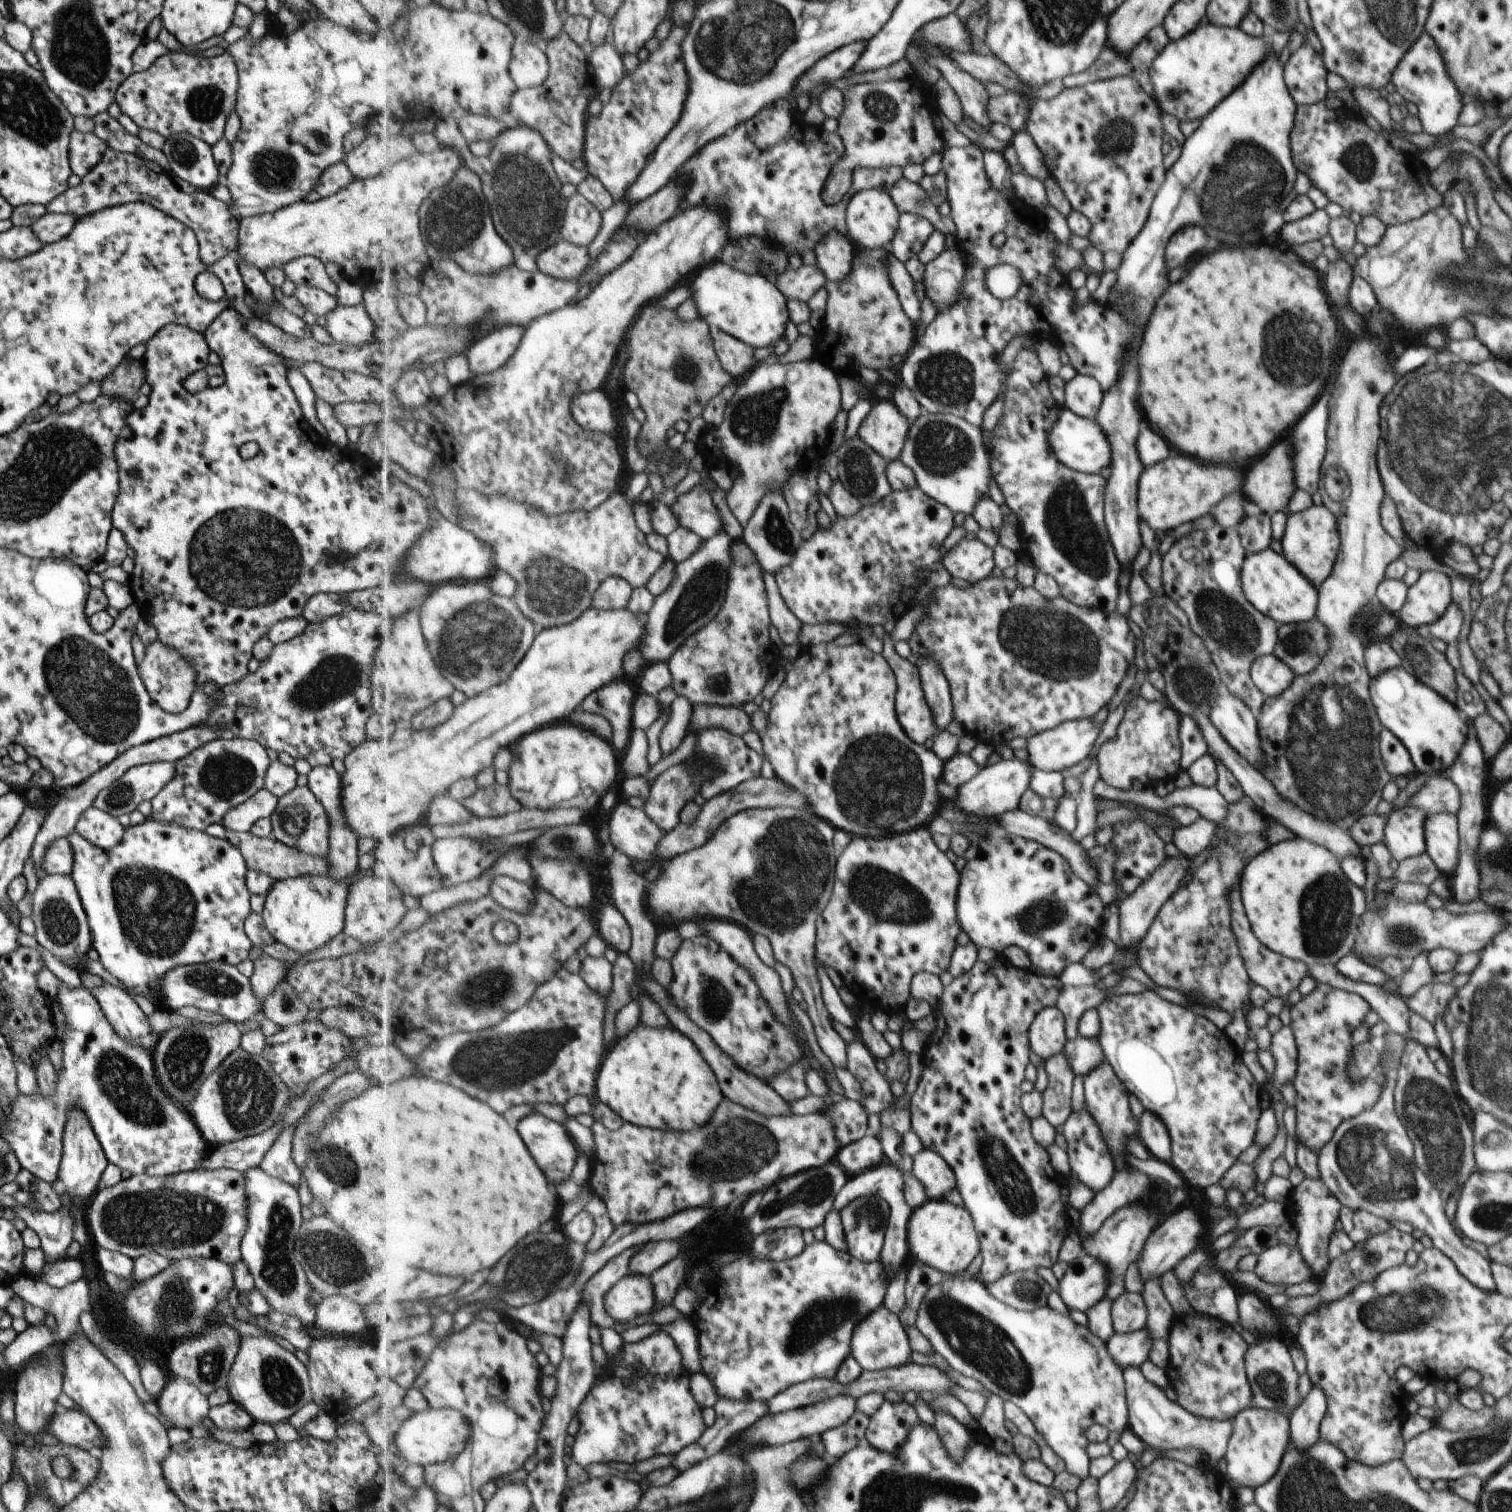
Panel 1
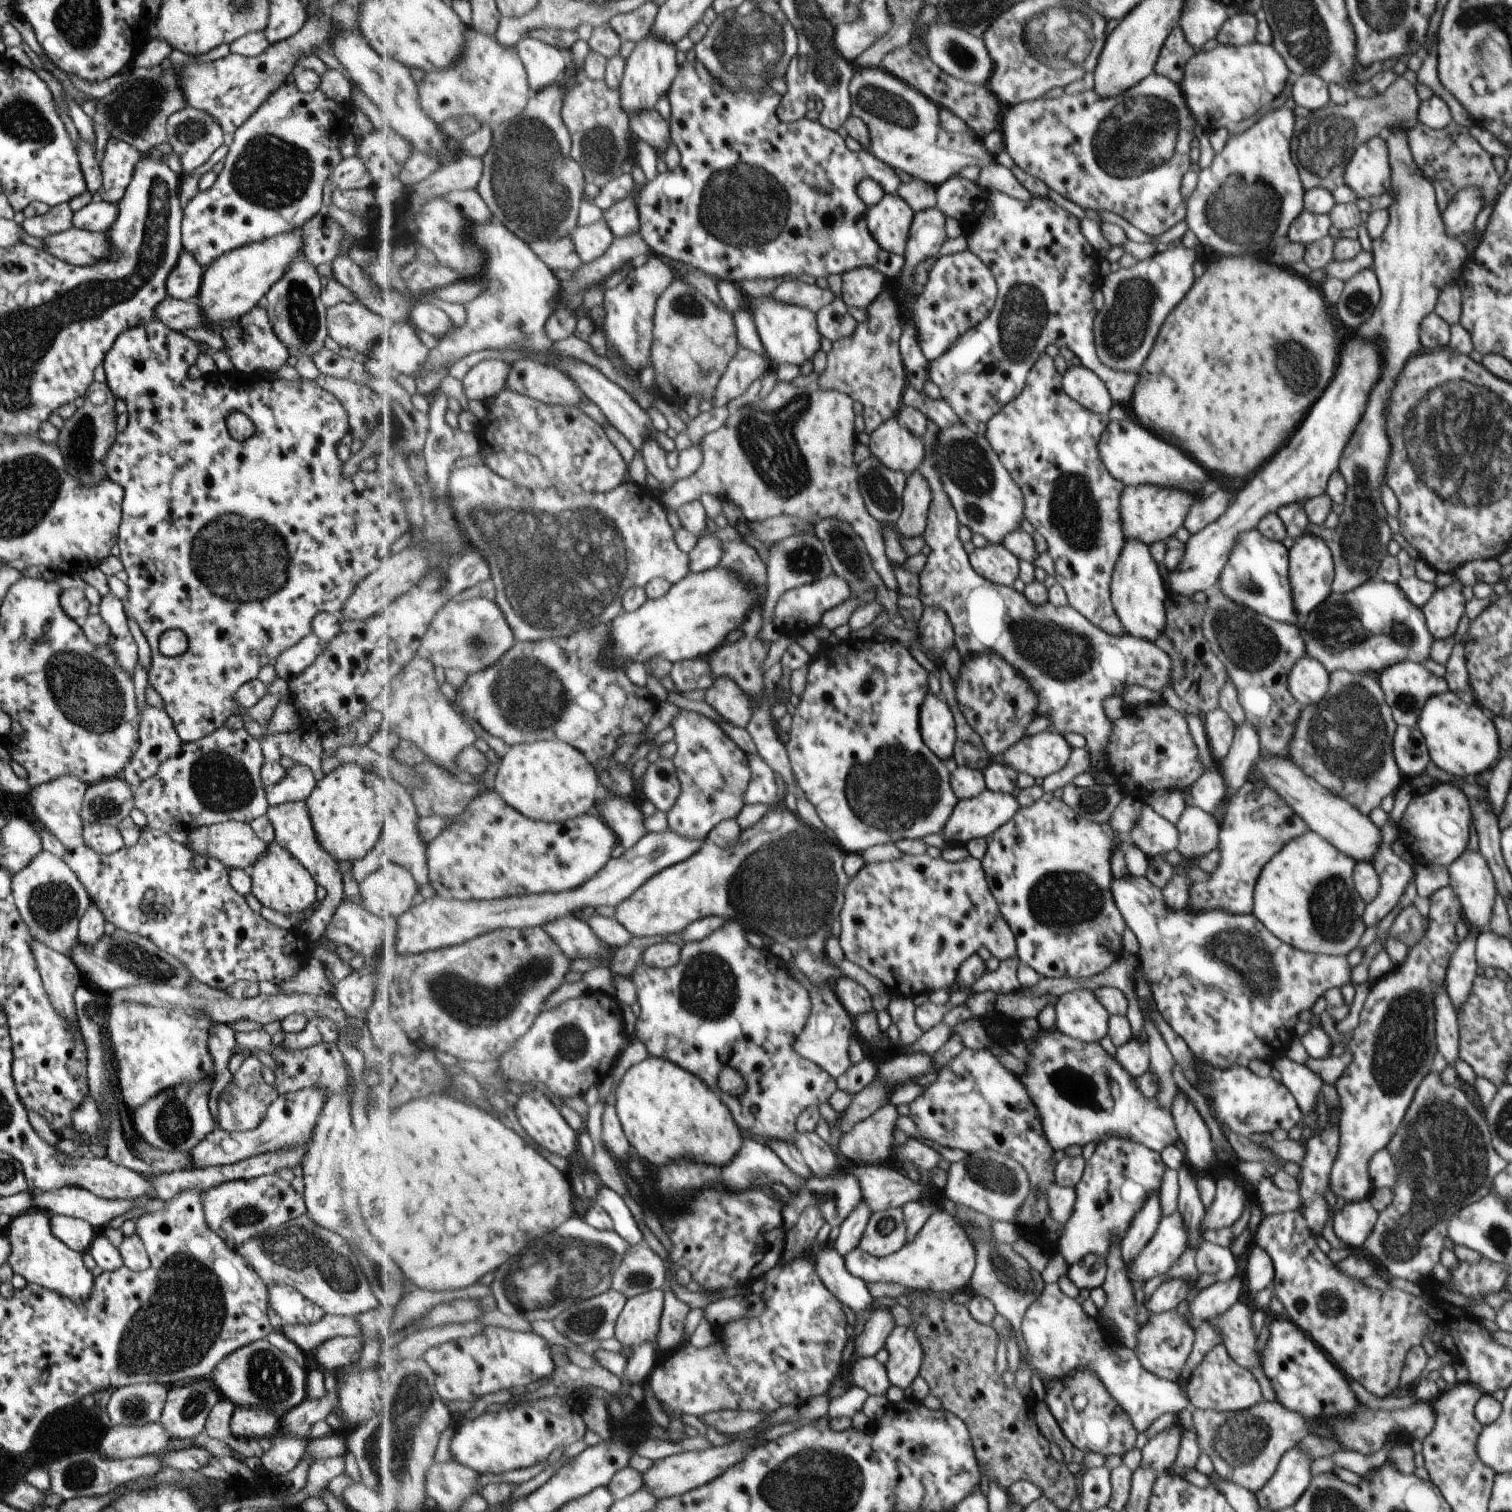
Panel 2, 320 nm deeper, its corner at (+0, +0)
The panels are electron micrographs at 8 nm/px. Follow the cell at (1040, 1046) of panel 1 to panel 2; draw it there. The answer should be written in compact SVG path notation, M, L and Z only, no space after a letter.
M1079 988L1062 994L1053 1004L1054 1026L1068 1037L1081 1042L1099 1042L1108 1032L1108 1010L1097 1000L1093 991Z

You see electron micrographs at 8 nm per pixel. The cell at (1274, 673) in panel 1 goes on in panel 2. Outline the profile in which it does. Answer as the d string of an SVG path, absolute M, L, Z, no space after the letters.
M1299 659L1287 675L1288 691L1301 708L1324 700L1331 685L1331 674L1315 659Z

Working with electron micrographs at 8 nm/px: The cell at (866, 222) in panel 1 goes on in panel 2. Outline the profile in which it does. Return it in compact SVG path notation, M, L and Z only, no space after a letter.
M885 194L868 210L868 227L885 250L904 256L916 211L901 196Z

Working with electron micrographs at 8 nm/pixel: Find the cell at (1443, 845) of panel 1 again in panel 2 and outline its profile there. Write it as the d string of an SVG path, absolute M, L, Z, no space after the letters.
M1465 850L1447 868L1449 886L1464 907L1465 918L1480 931L1487 930L1496 888L1485 859L1479 852Z

